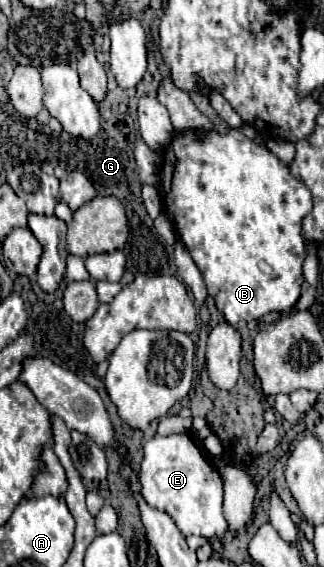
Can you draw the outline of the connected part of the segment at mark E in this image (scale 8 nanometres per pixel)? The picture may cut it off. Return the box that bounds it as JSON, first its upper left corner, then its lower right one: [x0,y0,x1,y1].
[139,434,229,540]

